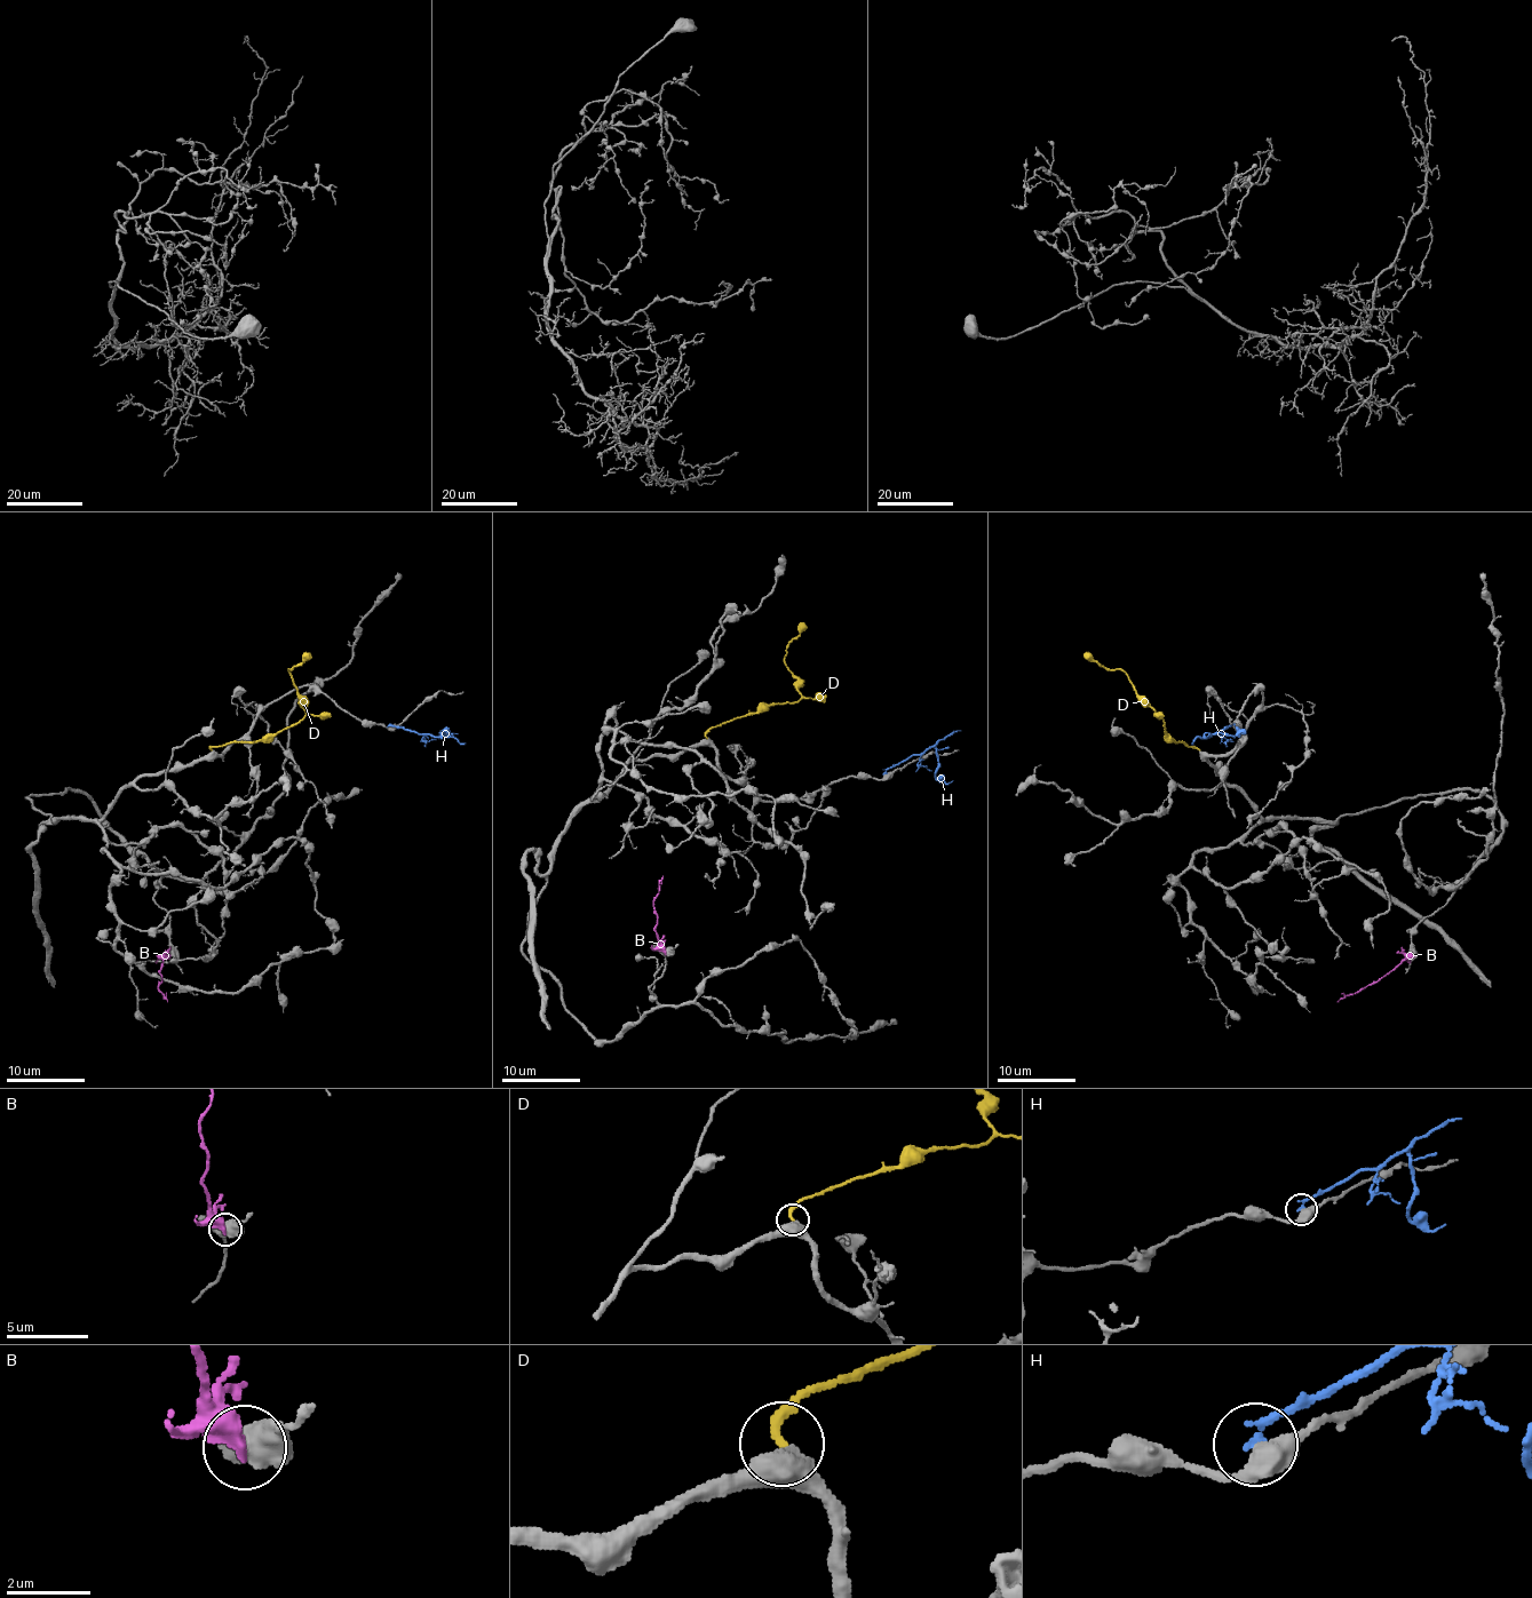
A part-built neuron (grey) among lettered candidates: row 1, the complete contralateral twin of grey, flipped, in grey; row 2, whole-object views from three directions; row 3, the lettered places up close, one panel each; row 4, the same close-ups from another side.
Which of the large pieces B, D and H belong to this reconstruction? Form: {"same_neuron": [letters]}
{"same_neuron": ["D"]}

